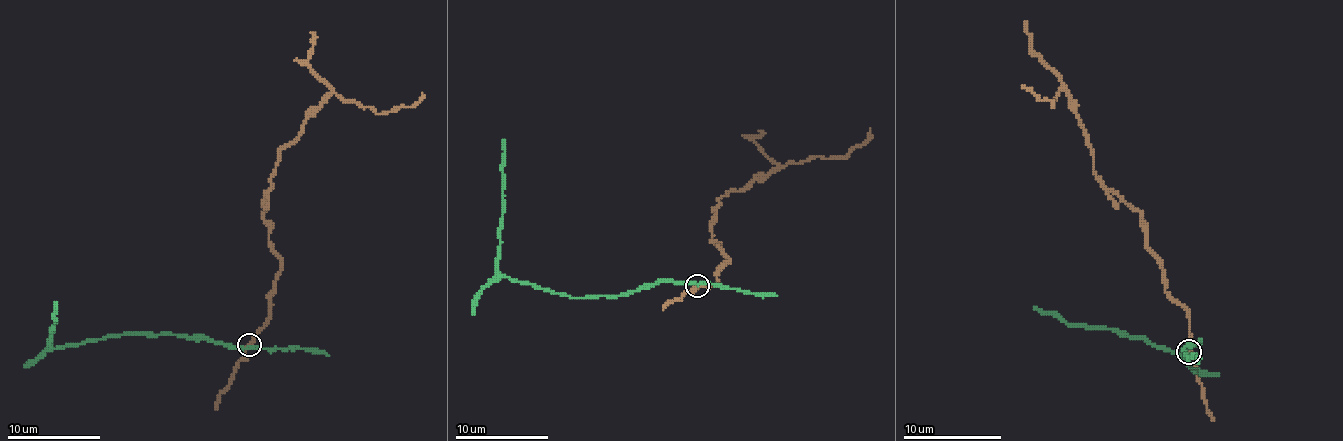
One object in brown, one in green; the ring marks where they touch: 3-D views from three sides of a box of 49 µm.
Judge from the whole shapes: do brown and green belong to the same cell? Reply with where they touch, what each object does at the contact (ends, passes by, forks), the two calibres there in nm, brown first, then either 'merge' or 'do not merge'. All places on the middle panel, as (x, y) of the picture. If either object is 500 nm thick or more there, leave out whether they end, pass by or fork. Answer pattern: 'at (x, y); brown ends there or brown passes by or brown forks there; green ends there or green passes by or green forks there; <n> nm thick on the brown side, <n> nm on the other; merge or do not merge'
at (697, 286); brown passes by; green passes by; 240 nm thick on the brown side, 180 nm on the other; do not merge

